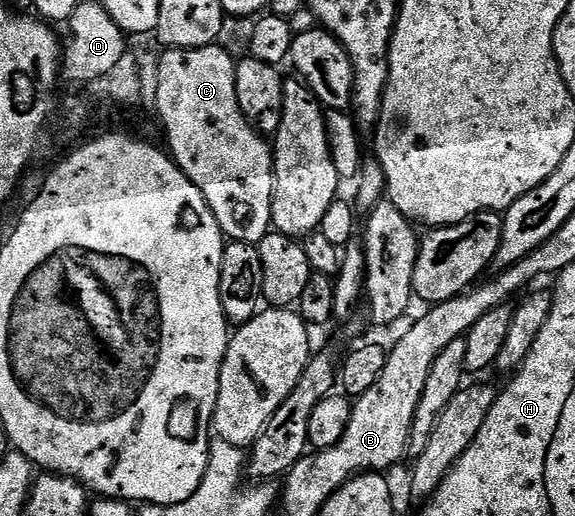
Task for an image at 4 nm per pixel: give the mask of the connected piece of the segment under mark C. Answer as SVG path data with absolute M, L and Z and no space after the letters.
M217 45L212 47L201 47L195 51L176 51L166 49L161 52L162 60L157 60L157 77L159 85L156 88L156 113L162 118L162 127L166 130L166 139L170 142L168 146L169 154L172 156L175 165L185 173L192 181L192 185L196 185L196 189L200 189L200 193L204 197L204 201L208 201L208 209L212 209L212 213L216 217L216 221L220 225L223 236L227 240L236 243L257 243L272 230L272 201L274 200L274 152L271 144L268 142L267 136L258 131L244 117L244 113L238 104L236 97L236 77L234 76L234 68L236 66L235 56L230 55L223 47Z

